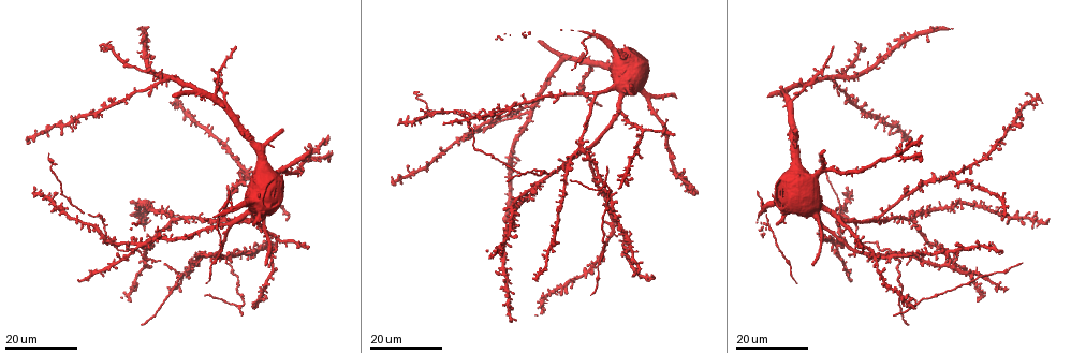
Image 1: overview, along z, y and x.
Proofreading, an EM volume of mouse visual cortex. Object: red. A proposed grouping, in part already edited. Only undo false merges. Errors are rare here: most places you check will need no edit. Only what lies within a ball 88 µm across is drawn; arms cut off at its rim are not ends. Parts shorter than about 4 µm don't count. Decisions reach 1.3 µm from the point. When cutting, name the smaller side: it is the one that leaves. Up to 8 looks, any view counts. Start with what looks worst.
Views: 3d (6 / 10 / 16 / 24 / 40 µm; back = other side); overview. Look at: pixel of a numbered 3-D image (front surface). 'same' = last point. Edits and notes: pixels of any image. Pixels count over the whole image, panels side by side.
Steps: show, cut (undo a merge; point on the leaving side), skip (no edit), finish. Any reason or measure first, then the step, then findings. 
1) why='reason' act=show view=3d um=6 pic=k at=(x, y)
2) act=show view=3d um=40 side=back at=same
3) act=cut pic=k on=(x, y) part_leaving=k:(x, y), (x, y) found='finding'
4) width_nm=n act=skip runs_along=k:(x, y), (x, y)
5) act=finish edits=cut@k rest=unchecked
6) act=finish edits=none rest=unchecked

why='three arms meet' act=show view=3d um=16 pic=1 at=(838, 203)

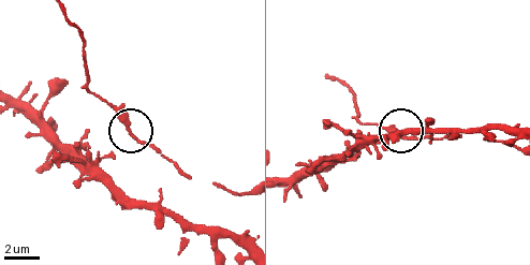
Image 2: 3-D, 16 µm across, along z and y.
why='closer look' act=show view=3d um=6 pic=2 at=(133, 135)

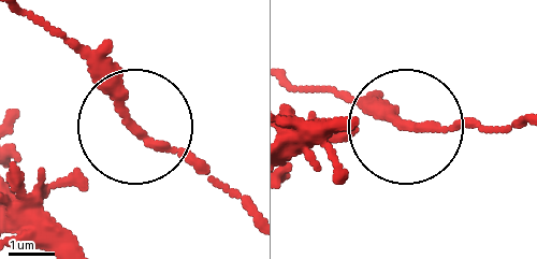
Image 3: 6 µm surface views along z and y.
arms=3 act=skip found='continuous, no second neuron'

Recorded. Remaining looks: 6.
why='branch point' act=show view=3d um=24 pic=1 at=(839, 221)

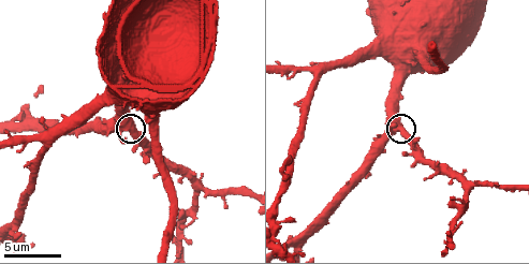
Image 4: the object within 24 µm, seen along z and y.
why='zoom in' act=show view=3d um=6 pic=4 at=(130, 131)

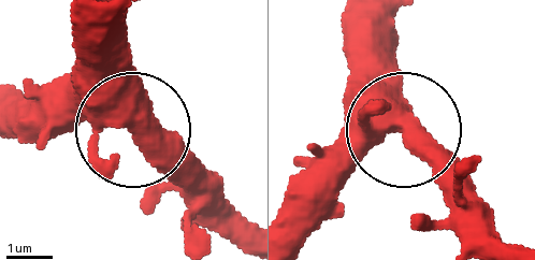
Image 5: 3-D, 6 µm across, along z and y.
side_arm_um=78 arms=3 act=skip found='all the same neuron'

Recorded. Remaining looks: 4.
act=show view=3d um=10 pic=4 at=(199, 189)

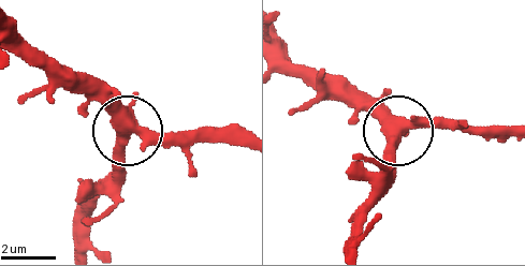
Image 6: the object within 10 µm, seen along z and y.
side_arm_um=10 arms=4 act=skip found='continuous, no second neuron'

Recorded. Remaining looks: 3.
why='small branch off a trunk' act=show view=3d um=24 pic=1 at=(526, 112)

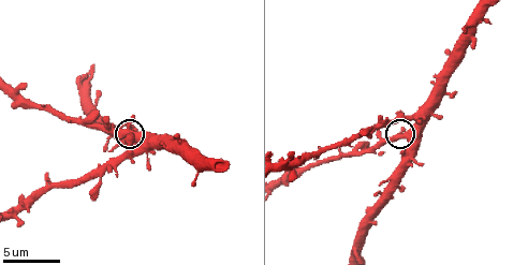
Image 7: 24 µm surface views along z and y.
act=show view=3d um=10 pic=7 at=(404, 135)

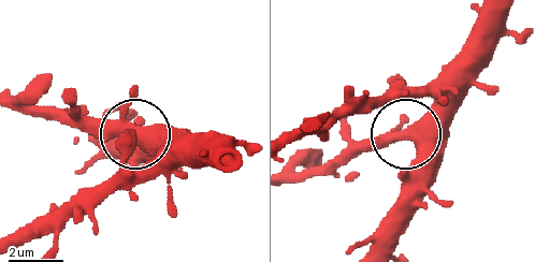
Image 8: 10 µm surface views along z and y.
side_arm_um=23 act=skip found='continuous, no second neuron'

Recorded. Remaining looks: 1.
act=finish edits=none rest=unchecked

